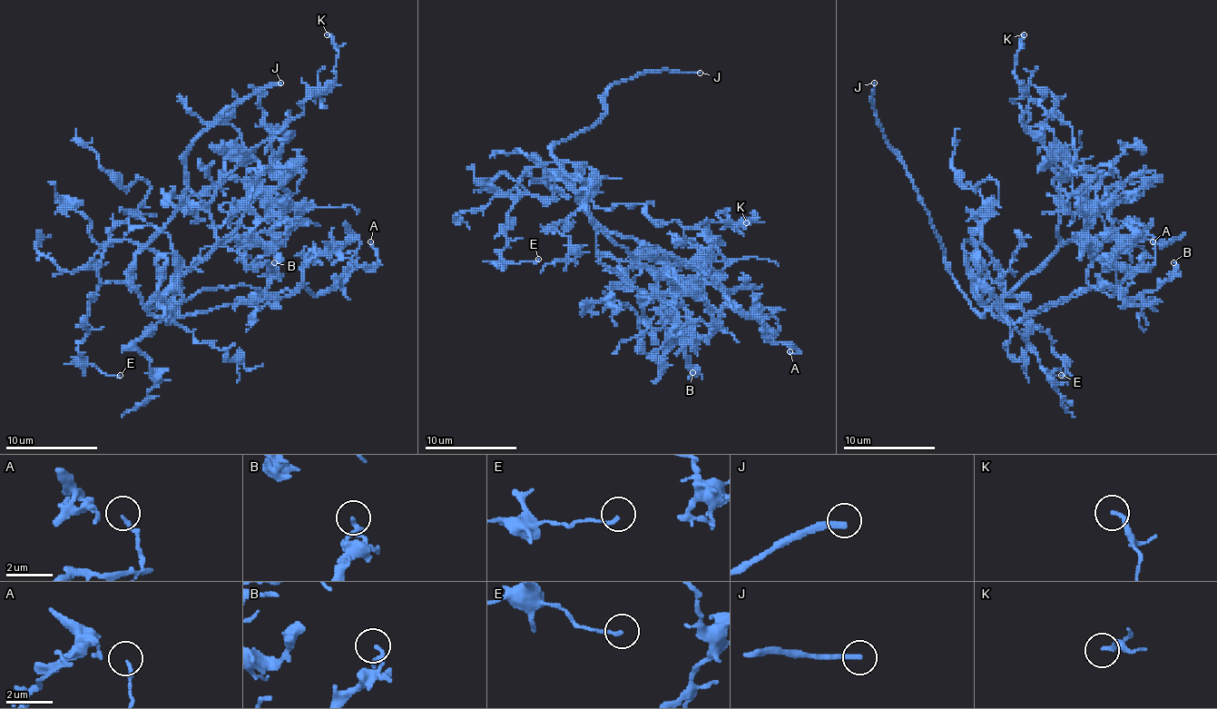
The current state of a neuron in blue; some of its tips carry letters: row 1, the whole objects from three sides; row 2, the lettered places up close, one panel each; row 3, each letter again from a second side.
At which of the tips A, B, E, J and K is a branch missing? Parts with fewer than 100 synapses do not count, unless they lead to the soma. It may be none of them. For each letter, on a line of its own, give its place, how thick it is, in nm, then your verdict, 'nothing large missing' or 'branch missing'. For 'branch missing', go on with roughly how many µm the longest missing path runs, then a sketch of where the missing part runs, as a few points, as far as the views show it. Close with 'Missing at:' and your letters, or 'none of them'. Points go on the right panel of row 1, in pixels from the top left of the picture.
A: (1153, 241) | 140 nm | nothing large missing
B: (1173, 262) | 140 nm | nothing large missing
E: (1061, 375) | 130 nm | nothing large missing
J: (874, 83) | 280 nm | branch missing | 30 µm | (874, 83), (883, 73), (881, 62), (898, 44), (899, 4), (911, 9)
K: (1024, 34) | 170 nm | nothing large missing
Missing at: J

